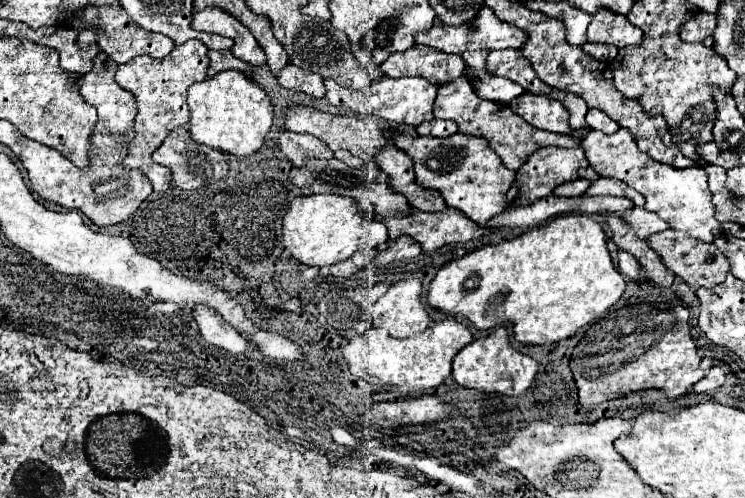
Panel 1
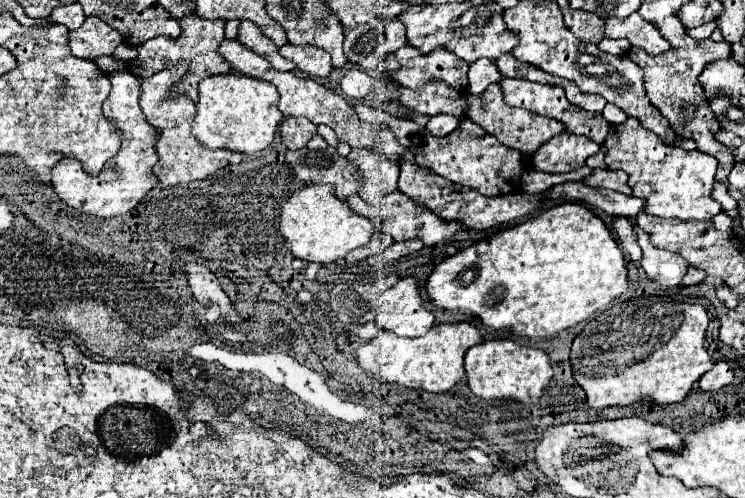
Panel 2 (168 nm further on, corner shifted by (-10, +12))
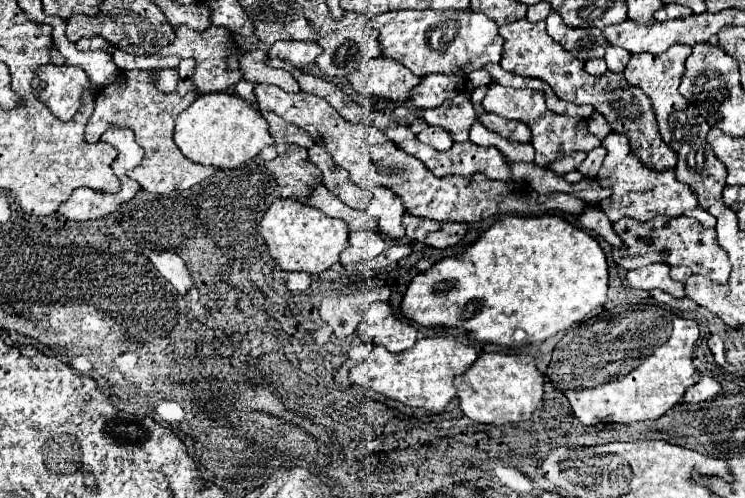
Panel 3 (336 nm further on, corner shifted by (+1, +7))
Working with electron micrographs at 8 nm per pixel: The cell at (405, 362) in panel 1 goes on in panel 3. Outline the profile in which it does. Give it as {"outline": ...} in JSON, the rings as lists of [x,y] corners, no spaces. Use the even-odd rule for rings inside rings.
{"outline":[[[427,337],[403,353],[389,353],[385,347],[375,345],[363,363],[351,367],[349,379],[407,407],[421,407],[431,413],[441,413],[457,395],[453,379],[465,373],[475,359],[475,349],[459,343],[455,337]]]}

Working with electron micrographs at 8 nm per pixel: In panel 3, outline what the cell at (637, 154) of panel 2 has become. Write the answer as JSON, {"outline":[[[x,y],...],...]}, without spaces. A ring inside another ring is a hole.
{"outline":[[[609,133],[601,145],[607,149],[607,157],[597,175],[597,181],[601,187],[609,187],[613,191],[609,199],[601,201],[601,209],[605,211],[609,221],[617,221],[621,217],[637,217],[637,219],[655,215],[677,217],[683,215],[685,209],[697,207],[697,197],[689,189],[689,185],[677,181],[673,169],[669,171],[645,169],[645,165],[637,159],[629,141],[621,133]]]}

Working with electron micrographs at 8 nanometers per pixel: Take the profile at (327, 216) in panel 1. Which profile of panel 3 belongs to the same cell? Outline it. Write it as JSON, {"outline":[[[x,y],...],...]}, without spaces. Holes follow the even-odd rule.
{"outline":[[[279,199],[271,203],[259,223],[259,229],[277,269],[281,271],[321,273],[337,263],[341,251],[349,247],[349,229],[345,221],[327,217],[319,209],[299,203],[297,199]]]}

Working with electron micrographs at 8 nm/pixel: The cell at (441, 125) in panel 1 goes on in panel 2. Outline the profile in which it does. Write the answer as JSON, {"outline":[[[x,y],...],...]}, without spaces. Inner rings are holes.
{"outline":[[[440,114],[440,116],[432,116],[426,124],[428,132],[432,132],[434,136],[446,136],[450,132],[454,132],[458,128],[460,118],[458,116],[448,116],[448,114]]]}

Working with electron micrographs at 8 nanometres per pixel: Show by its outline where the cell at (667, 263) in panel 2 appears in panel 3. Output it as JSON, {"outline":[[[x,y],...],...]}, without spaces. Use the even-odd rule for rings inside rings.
{"outline":[[[653,263],[643,269],[627,271],[627,281],[635,289],[655,289],[657,287],[677,299],[685,297],[683,283],[677,283],[669,277],[669,267],[665,263]]]}

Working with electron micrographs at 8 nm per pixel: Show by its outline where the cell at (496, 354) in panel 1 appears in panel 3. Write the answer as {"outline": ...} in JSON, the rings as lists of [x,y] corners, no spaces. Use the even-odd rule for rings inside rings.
{"outline":[[[483,353],[469,371],[455,379],[461,411],[475,423],[505,425],[527,421],[543,399],[543,377],[531,355]]]}

